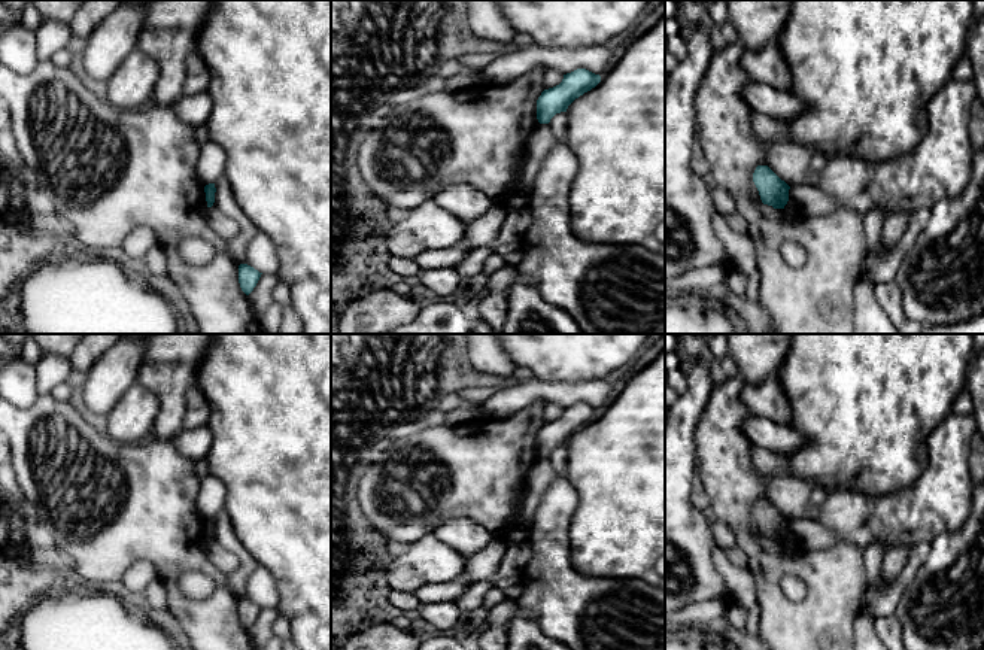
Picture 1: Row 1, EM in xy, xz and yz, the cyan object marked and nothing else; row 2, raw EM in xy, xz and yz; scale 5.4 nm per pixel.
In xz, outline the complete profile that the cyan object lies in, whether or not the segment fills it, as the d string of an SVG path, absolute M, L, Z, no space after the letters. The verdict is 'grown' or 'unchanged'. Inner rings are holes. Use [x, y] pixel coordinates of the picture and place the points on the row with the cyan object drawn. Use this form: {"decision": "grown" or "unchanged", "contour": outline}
{"decision": "unchanged", "contour": "M577 69L564 75L559 85L544 89L537 100L537 119L540 124L549 124L550 119L561 112L567 112L568 106L590 91L601 82L601 76L586 69Z"}

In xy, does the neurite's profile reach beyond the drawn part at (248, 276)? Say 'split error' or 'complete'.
complete

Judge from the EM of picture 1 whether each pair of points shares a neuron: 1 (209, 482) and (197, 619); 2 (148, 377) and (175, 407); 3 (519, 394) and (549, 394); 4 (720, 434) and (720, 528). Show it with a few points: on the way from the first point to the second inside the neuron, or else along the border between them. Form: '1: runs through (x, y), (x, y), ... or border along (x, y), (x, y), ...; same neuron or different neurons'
1: border along (199, 485), (196, 507), (203, 521); different neurons
2: runs through (155, 385), (170, 400); same neuron
3: runs through (527, 394), (541, 394); same neuron
4: border along (717, 519), (732, 531), (737, 544); different neurons

